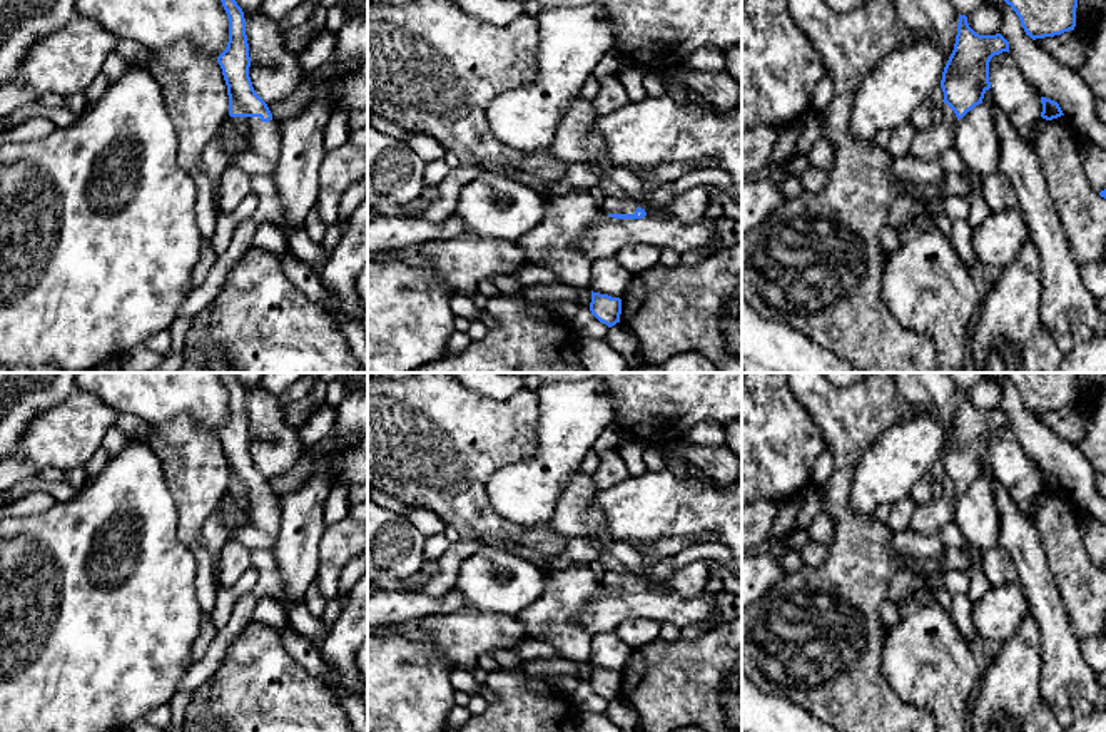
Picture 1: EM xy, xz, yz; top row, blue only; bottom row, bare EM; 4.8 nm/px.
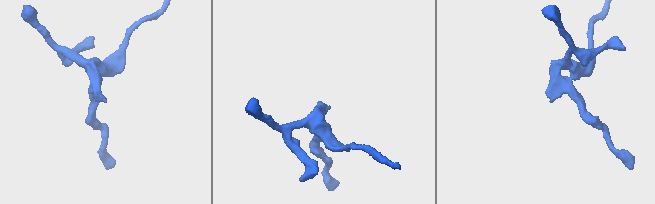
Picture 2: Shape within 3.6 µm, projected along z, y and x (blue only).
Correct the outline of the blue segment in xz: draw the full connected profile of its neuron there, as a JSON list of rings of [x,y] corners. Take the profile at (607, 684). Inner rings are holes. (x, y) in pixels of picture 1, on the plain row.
[[[591,665],[590,685],[600,697],[611,702],[620,697],[621,674]]]

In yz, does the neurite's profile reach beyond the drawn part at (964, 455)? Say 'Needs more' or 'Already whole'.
Needs more

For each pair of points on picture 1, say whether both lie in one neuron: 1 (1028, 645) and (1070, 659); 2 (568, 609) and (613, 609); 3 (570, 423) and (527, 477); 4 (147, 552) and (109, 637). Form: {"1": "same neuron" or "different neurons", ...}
{"1": "different neurons", "2": "different neurons", "3": "same neuron", "4": "same neuron"}

